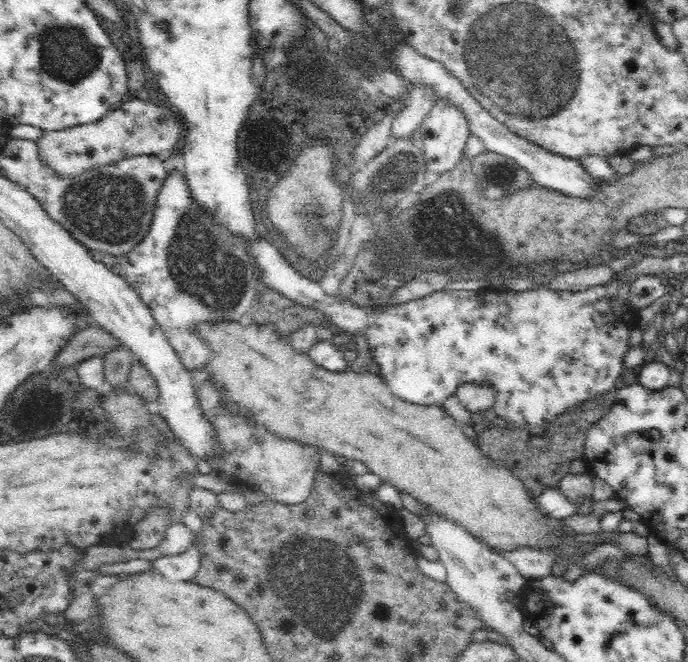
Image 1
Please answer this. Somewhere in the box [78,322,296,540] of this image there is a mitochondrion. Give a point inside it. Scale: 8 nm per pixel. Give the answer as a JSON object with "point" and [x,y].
{"point":[125,417]}

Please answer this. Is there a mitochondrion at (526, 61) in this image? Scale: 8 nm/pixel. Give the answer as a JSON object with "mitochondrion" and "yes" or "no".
{"mitochondrion":"yes"}

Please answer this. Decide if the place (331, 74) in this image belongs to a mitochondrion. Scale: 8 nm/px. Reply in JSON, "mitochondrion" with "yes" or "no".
{"mitochondrion":"yes"}

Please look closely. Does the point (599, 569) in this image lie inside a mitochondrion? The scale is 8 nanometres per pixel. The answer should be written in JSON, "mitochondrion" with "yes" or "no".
{"mitochondrion":"no"}

